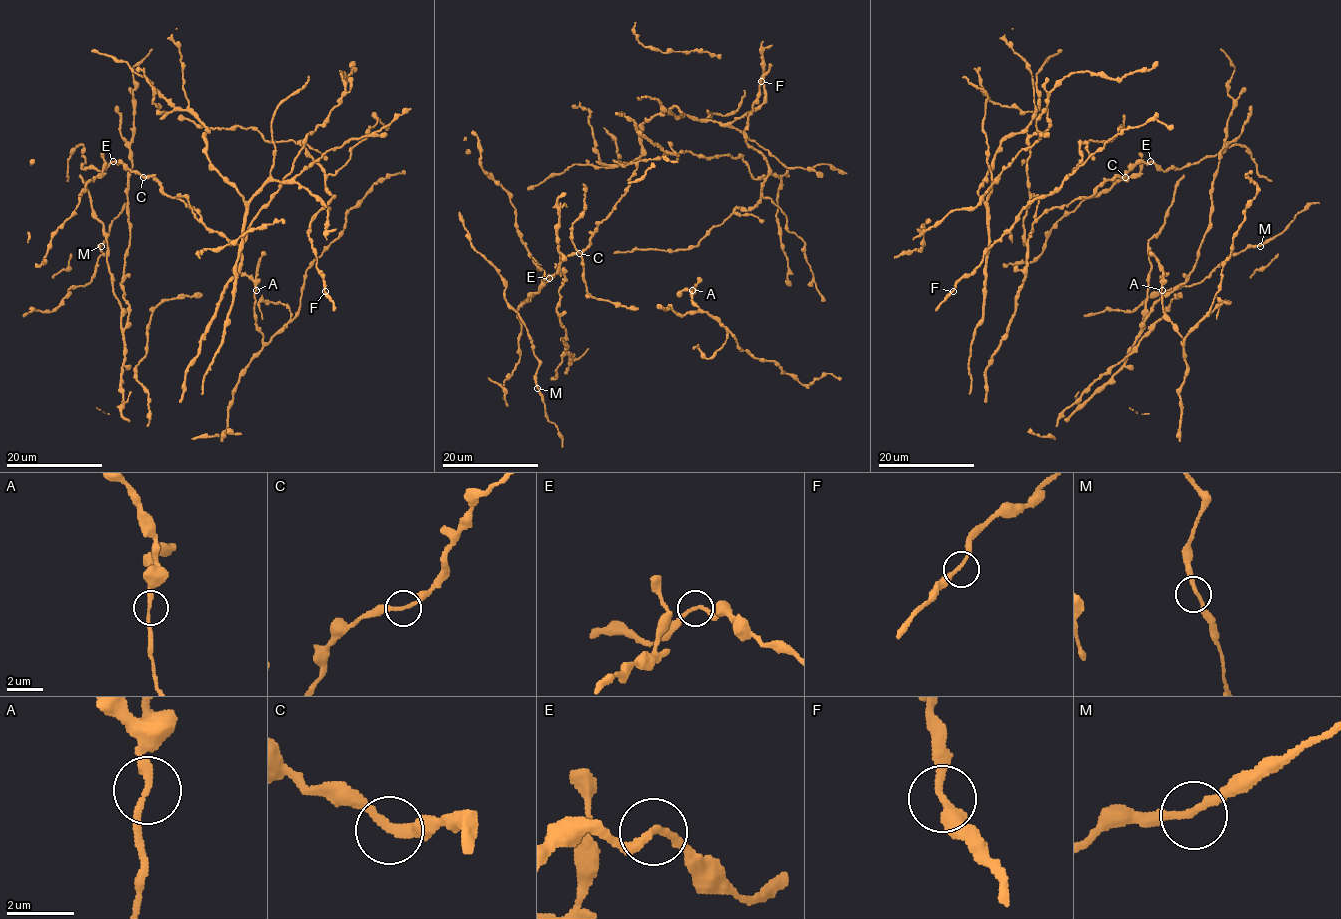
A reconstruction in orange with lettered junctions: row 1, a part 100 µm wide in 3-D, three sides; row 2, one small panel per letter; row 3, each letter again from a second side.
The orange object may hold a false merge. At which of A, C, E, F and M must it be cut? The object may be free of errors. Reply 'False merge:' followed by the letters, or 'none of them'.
False merge: none of them

